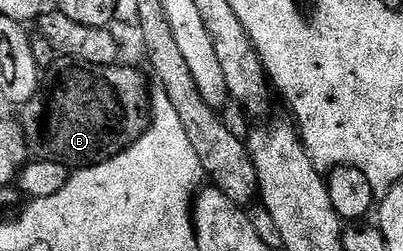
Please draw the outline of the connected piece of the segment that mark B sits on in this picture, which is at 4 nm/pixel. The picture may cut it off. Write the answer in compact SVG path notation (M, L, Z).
M56 60L56 63L54 63L49 70L47 67L46 73L43 75L40 83L39 90L37 90L36 95L22 107L19 114L18 121L20 127L24 130L24 139L28 142L29 151L31 151L37 159L61 162L64 166L69 168L97 166L103 162L109 162L111 158L118 156L123 150L128 149L129 146L132 146L144 135L150 121L150 85L148 86L147 80L132 66L123 66L123 64L99 66L98 64L86 64L85 62Z

